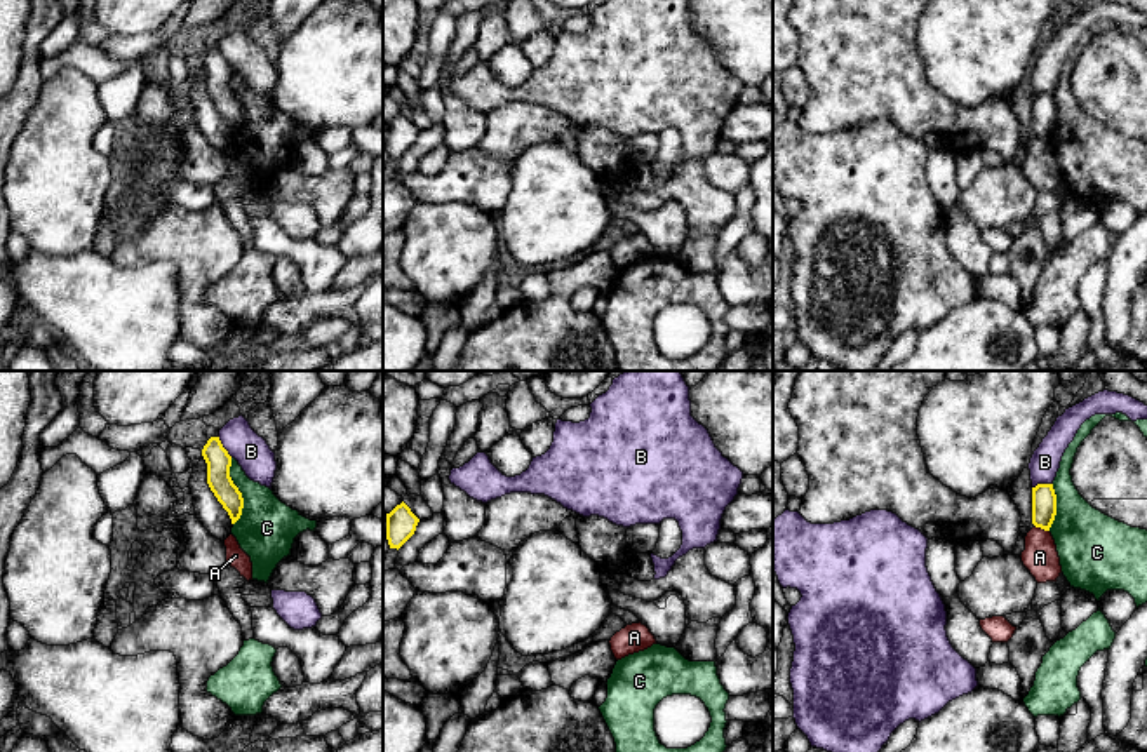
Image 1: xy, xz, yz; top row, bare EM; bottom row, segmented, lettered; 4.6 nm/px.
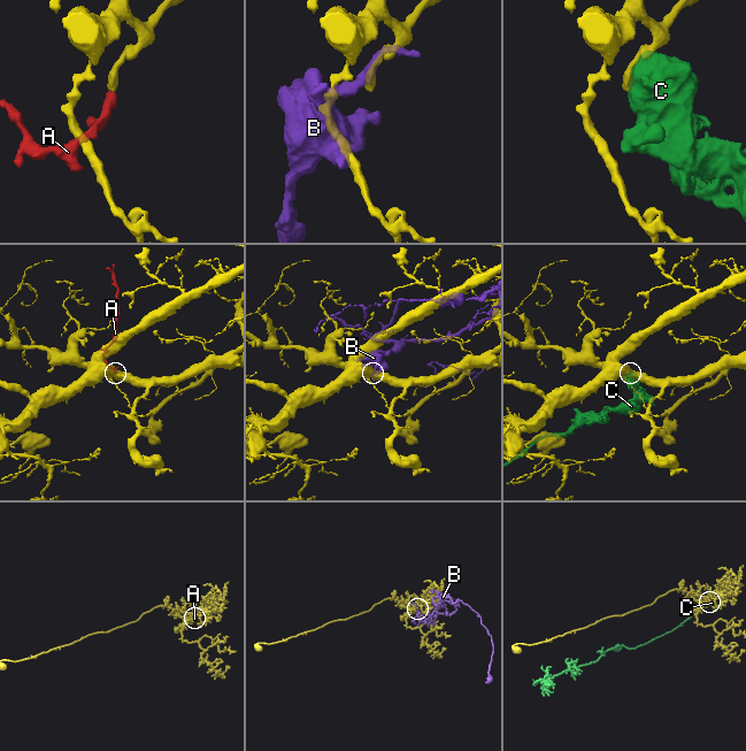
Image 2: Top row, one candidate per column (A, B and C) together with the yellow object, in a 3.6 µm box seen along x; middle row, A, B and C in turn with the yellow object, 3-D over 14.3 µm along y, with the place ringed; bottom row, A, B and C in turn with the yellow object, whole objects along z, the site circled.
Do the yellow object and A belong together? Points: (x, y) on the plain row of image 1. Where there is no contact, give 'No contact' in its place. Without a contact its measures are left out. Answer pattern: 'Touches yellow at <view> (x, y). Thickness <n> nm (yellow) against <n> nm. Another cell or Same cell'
Touches yellow at yz (1041, 138). Thickness 110 nm (yellow) against 160 nm. Another cell

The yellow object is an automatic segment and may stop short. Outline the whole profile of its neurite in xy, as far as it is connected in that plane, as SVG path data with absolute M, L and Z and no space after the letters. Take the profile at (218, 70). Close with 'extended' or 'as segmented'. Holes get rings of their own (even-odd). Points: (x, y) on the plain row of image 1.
M211 47L202 59L207 73L207 94L223 118L228 122L231 134L235 134L244 118L244 108L230 87L231 66L223 57L219 47Z; as segmented

